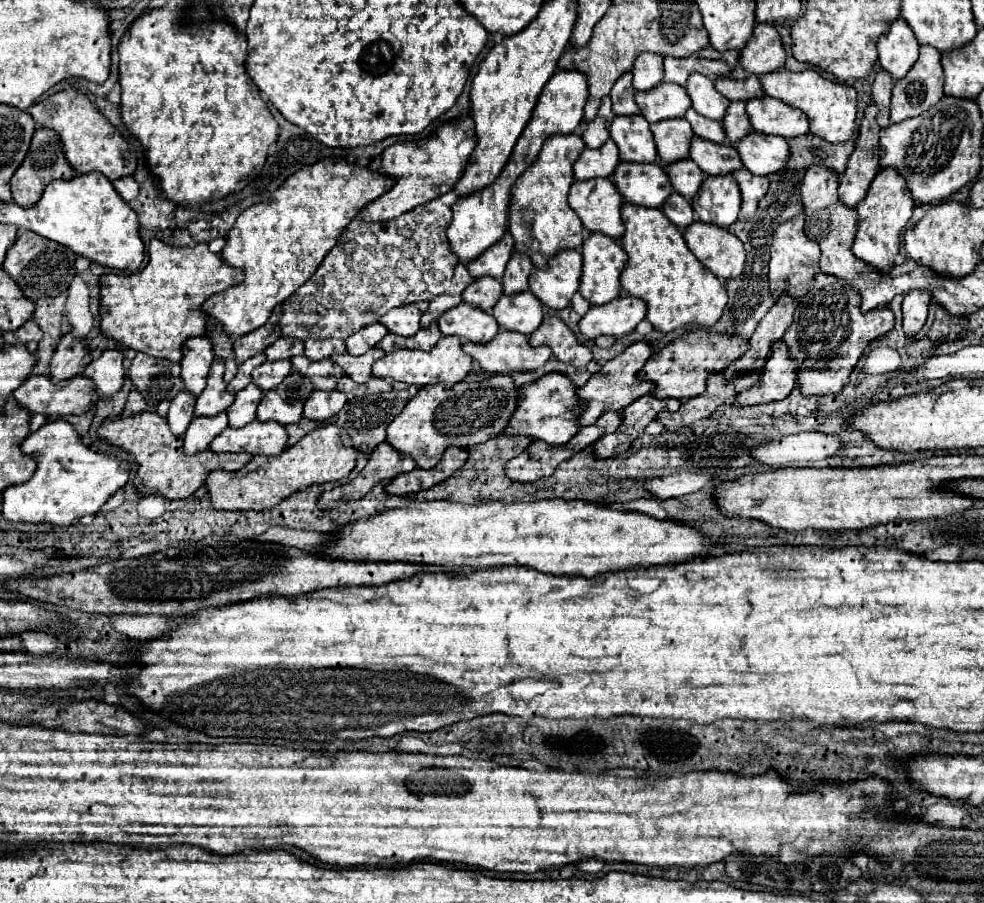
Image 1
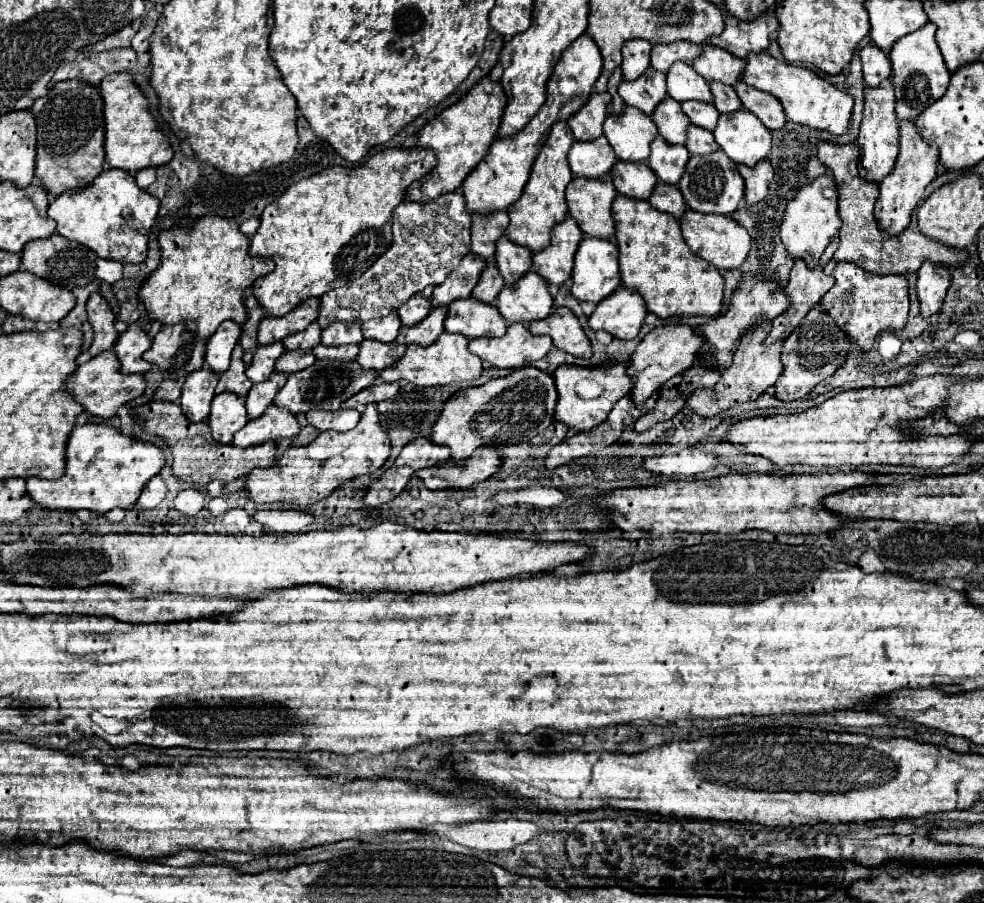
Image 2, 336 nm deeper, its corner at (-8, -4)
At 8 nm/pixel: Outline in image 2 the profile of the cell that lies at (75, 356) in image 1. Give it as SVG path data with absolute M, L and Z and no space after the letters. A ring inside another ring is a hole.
M93 292L87 300L87 316L89 316L89 322L95 330L95 340L89 348L91 356L97 356L105 350L111 350L113 344L117 342L119 334L115 330L115 316L107 304L107 300L99 294L99 292Z

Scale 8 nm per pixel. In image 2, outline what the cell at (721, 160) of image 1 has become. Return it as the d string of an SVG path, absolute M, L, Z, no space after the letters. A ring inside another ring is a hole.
M689 126L687 128L687 142L685 148L691 154L711 154L713 150L719 150L713 134L709 130L703 130L699 126Z

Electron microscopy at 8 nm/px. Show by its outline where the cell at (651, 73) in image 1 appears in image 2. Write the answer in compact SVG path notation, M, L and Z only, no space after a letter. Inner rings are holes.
M629 40L621 48L623 54L623 76L625 80L637 80L647 68L649 68L649 54L651 54L651 42L647 40Z

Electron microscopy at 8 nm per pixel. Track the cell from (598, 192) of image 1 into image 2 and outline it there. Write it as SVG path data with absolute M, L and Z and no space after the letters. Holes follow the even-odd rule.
M609 176L605 178L573 178L567 186L569 216L577 220L587 236L613 238L615 222L611 216L611 202L617 190Z

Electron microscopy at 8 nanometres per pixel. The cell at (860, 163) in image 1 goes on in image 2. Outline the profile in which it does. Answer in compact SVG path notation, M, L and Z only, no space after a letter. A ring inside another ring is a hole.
M891 80L881 82L875 88L865 88L865 110L863 122L857 136L857 146L861 150L861 176L869 182L881 182L895 166L899 152L899 130L895 116L895 94Z

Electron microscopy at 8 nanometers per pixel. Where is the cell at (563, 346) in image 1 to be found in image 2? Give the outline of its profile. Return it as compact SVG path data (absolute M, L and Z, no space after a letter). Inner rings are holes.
M555 308L543 322L531 322L529 330L531 334L551 336L553 344L571 356L591 358L591 342L569 308Z

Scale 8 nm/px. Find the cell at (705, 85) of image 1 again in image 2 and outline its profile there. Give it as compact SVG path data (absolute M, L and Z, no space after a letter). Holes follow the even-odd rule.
M673 62L671 70L667 70L667 94L677 102L713 102L709 82L685 62Z

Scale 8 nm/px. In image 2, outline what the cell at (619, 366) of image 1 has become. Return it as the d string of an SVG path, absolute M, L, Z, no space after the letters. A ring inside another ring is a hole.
M669 322L665 326L657 326L653 328L643 340L641 344L637 346L637 350L633 352L631 356L631 364L627 368L627 374L633 378L635 386L631 390L631 396L633 396L633 402L637 406L641 406L645 400L651 398L651 394L663 386L669 378L685 372L687 368L691 368L691 364L695 362L695 358L699 356L701 352L701 346L703 346L705 338L703 336L697 336L691 326L687 324L675 324L675 322Z

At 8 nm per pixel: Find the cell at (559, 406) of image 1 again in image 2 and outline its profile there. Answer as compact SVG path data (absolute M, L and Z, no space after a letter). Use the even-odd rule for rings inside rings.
M607 362L603 366L573 366L563 364L555 370L553 378L559 392L559 402L555 408L555 420L575 428L575 432L587 432L601 424L617 400L621 400L631 390L631 376L627 376L629 362Z

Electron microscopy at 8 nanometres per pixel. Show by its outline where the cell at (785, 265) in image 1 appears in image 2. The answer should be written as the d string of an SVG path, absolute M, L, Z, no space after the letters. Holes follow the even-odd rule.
M823 174L821 178L815 178L807 186L803 186L797 192L797 196L787 204L781 224L781 240L793 258L803 258L809 266L819 264L819 258L829 246L831 236L835 236L841 228L841 218L837 214L837 200L839 192L835 186L835 178L831 174Z

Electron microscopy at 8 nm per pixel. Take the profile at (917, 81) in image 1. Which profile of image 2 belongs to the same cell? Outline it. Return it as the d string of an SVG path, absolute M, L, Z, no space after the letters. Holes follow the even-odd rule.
M927 22L923 30L915 30L915 34L907 34L907 38L899 38L891 48L891 66L893 66L893 86L895 86L895 112L899 120L913 120L917 118L927 106L939 100L951 80L951 72L947 70L939 46L935 42L935 24Z

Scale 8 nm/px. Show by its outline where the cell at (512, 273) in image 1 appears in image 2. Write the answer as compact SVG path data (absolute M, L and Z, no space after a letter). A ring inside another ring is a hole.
M507 236L499 238L495 260L497 260L497 268L505 280L505 286L513 286L523 274L529 272L531 258L533 258L531 250L511 242Z

